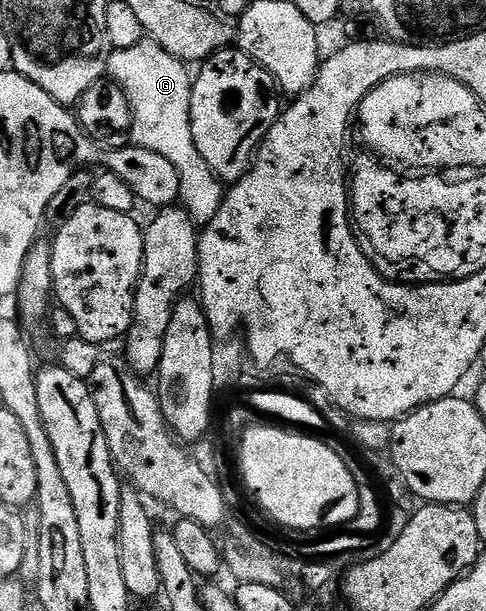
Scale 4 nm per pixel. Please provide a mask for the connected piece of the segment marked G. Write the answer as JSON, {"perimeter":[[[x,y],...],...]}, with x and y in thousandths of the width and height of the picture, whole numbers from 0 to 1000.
{"perimeter":[[[294,67],[263,80],[228,82],[222,123],[233,134],[249,139],[267,167],[276,193],[267,208],[274,239],[313,244],[313,250],[329,250],[329,257],[346,257],[346,264],[354,264],[370,296],[372,337],[409,373],[428,370],[457,334],[461,301],[436,283],[436,277],[428,277],[428,264],[412,257],[412,244],[403,244],[403,231],[395,231],[393,111],[354,93],[354,87],[329,74]]]}

